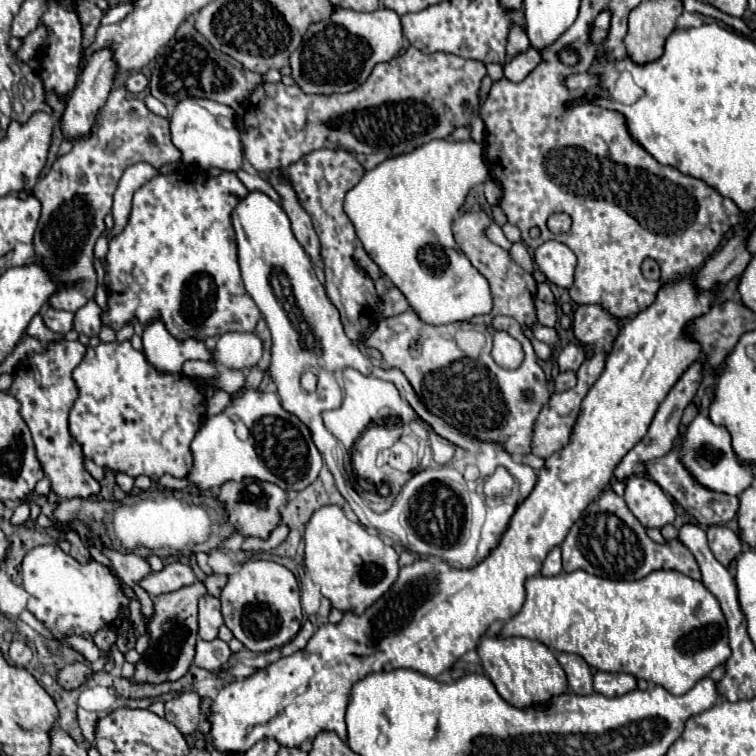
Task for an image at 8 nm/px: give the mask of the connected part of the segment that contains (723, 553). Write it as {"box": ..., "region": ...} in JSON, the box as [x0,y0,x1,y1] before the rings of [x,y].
{"box":[706,525,742,567],"region":[[[712,525],[712,527],[708,527],[706,533],[708,533],[708,545],[710,545],[714,557],[724,567],[728,567],[728,563],[742,553],[742,543],[740,543],[738,535],[734,531],[730,531],[728,527]]]}

